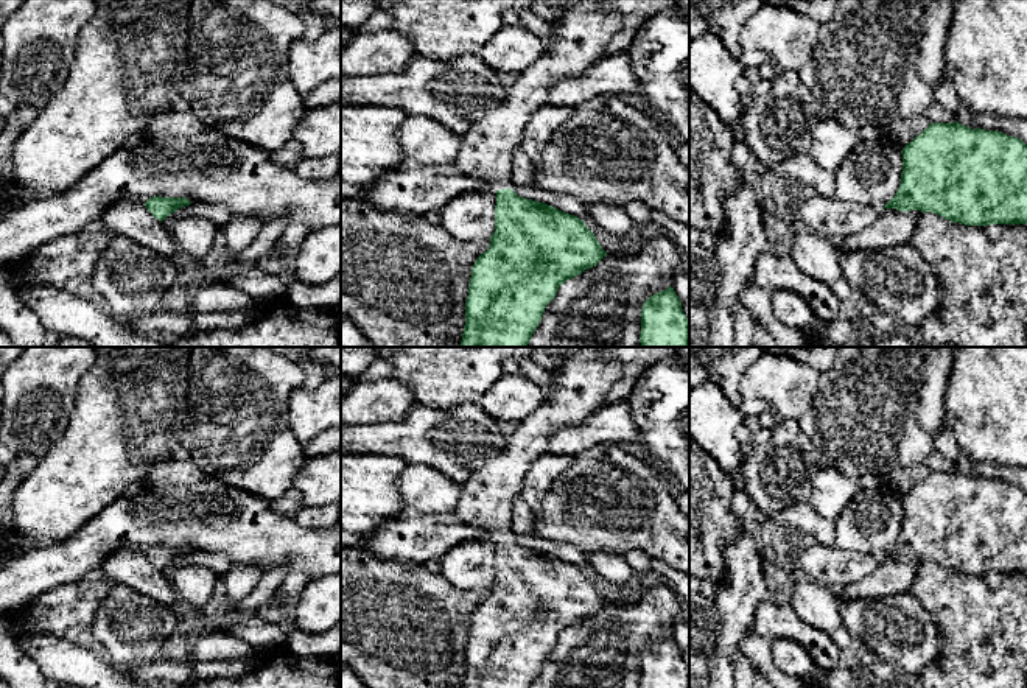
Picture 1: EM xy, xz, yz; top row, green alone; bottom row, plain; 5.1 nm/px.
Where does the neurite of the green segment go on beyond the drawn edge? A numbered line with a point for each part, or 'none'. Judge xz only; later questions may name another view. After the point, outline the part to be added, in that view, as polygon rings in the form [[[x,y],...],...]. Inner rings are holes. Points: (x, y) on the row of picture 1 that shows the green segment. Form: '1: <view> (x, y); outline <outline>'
1: xz (579, 38); outline [[[577,0],[562,17],[551,20],[549,48],[507,87],[504,101],[464,135],[459,154],[453,162],[457,170],[487,179],[496,190],[510,188],[514,153],[521,145],[531,114],[545,104],[556,81],[576,78],[605,58],[607,45],[622,22],[624,16],[608,11],[605,0]]]

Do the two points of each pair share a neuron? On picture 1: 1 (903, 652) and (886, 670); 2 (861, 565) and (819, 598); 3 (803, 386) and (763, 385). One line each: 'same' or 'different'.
1: different
2: different
3: same

